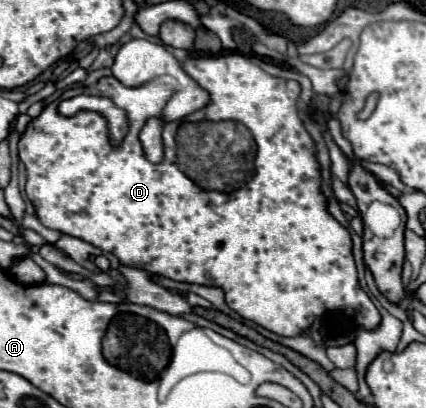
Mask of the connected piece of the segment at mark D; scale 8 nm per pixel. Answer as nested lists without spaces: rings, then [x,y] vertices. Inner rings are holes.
[[[227,54],[219,58],[189,58],[183,68],[193,76],[193,80],[197,80],[201,88],[209,90],[211,94],[211,102],[191,114],[187,120],[235,120],[251,130],[257,144],[253,180],[229,196],[215,190],[203,190],[179,170],[175,158],[175,132],[165,130],[165,158],[159,164],[151,164],[145,158],[137,136],[145,120],[151,116],[163,116],[163,108],[171,96],[171,86],[149,80],[141,86],[125,88],[117,78],[109,76],[101,78],[93,86],[81,86],[63,92],[27,124],[19,138],[19,160],[25,164],[27,177],[26,195],[35,206],[41,224],[91,242],[93,246],[115,254],[125,266],[167,276],[177,282],[221,286],[231,310],[279,336],[297,336],[309,330],[313,318],[325,318],[325,322],[339,332],[377,328],[381,316],[371,298],[359,290],[357,268],[351,254],[351,236],[341,224],[337,224],[337,220],[333,220],[333,216],[329,216],[325,196],[319,190],[321,174],[315,160],[315,144],[301,124],[295,108],[301,92],[299,84],[293,80],[273,78],[239,54]],[[87,92],[93,96],[105,96],[113,100],[117,108],[125,110],[129,132],[119,148],[113,146],[107,120],[99,112],[77,112],[69,118],[57,112],[61,100]]]

